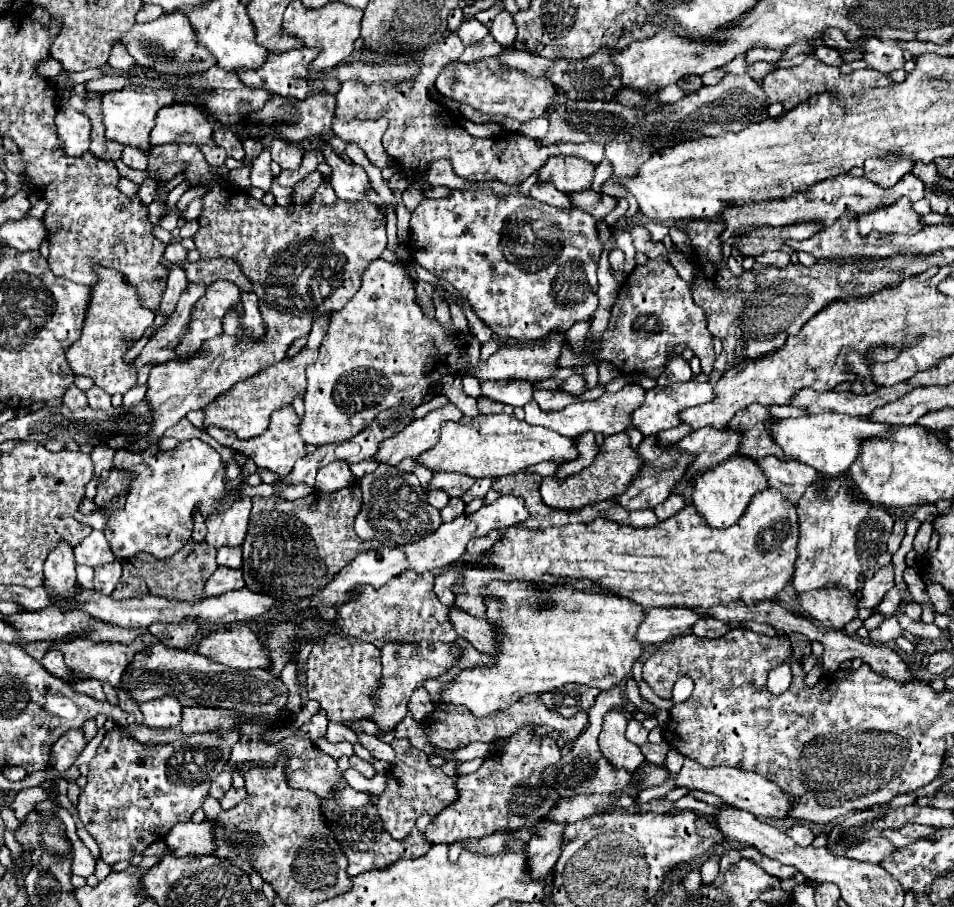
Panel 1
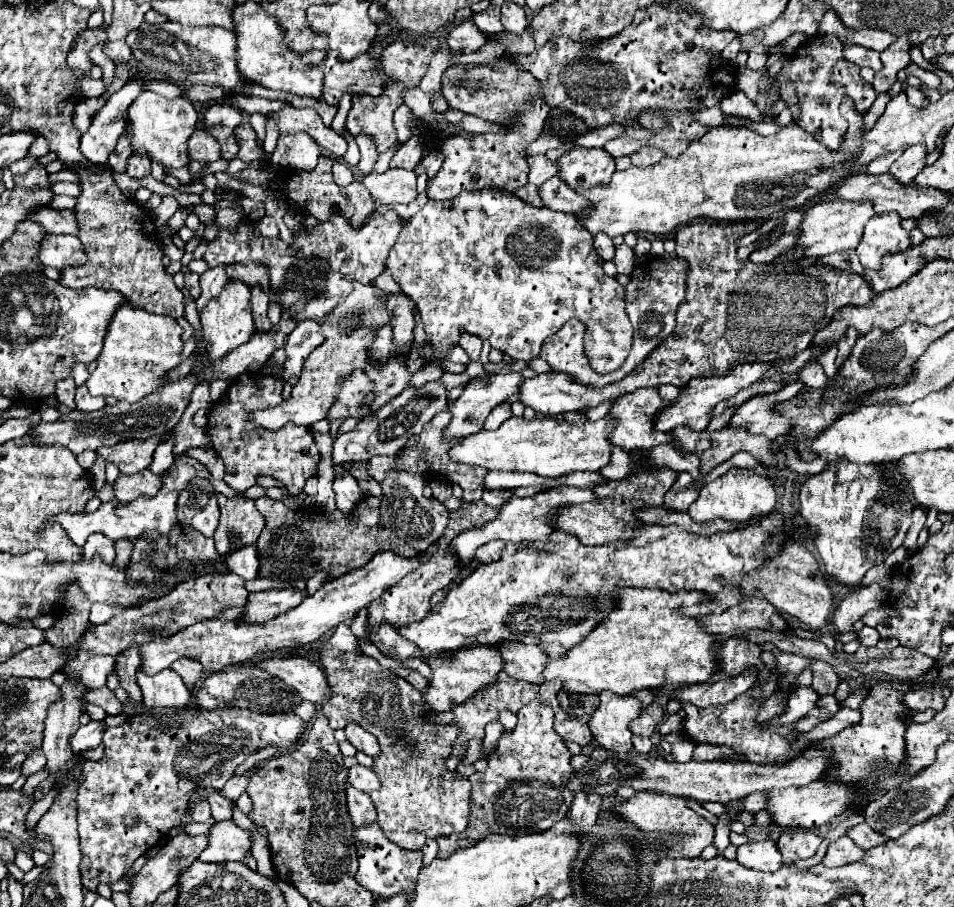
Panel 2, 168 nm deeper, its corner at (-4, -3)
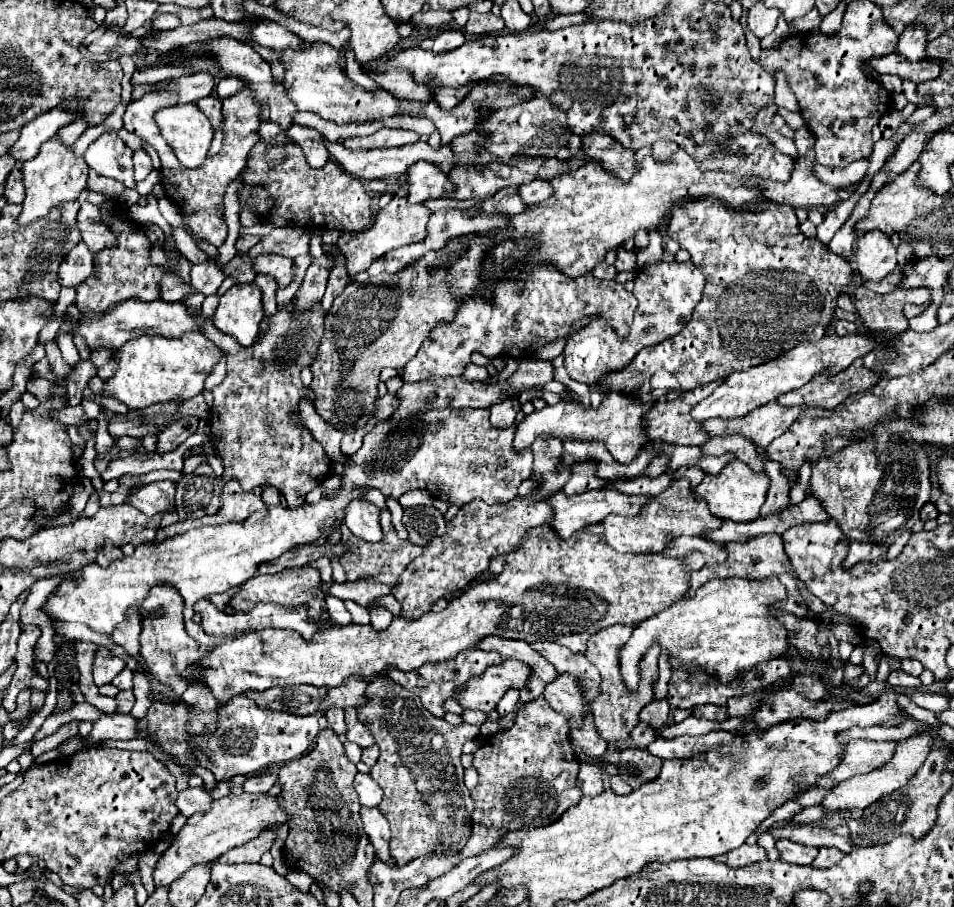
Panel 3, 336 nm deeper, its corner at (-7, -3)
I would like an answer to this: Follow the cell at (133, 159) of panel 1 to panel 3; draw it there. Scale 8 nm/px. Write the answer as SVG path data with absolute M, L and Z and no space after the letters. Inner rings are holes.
M145 149L135 151L135 155L133 155L133 165L135 165L135 173L133 173L133 177L135 177L137 181L143 181L143 179L153 171L151 157L147 155Z

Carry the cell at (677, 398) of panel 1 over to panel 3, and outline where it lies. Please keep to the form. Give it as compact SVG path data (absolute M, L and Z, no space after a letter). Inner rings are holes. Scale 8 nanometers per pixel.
M825 335L823 339L819 339L819 343L799 343L795 349L779 355L777 359L749 367L747 371L731 371L707 399L693 405L691 417L695 421L703 421L711 417L719 417L719 419L743 417L755 407L775 401L777 395L805 385L821 369L841 371L843 367L849 367L857 357L863 357L867 351L871 351L871 347L873 343L865 335L851 335L851 337L849 335L847 337L837 337L837 335L827 337Z

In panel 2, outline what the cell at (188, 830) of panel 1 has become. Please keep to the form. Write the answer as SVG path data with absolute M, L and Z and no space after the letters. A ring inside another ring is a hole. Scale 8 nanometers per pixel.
M220 821L210 829L210 843L202 851L204 863L242 861L252 851L250 833L240 829L234 821Z

